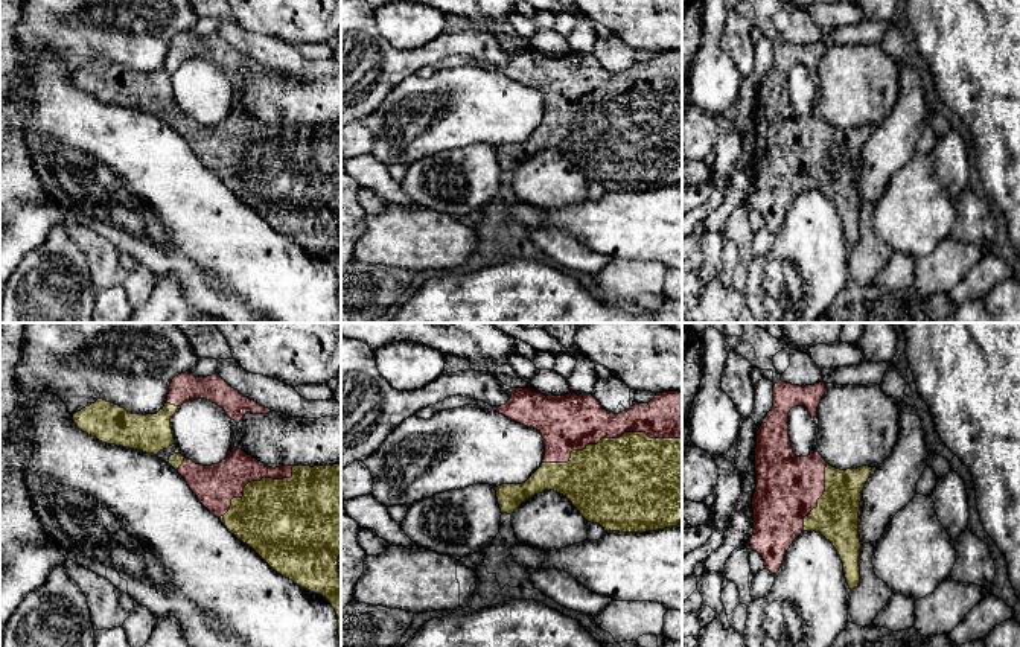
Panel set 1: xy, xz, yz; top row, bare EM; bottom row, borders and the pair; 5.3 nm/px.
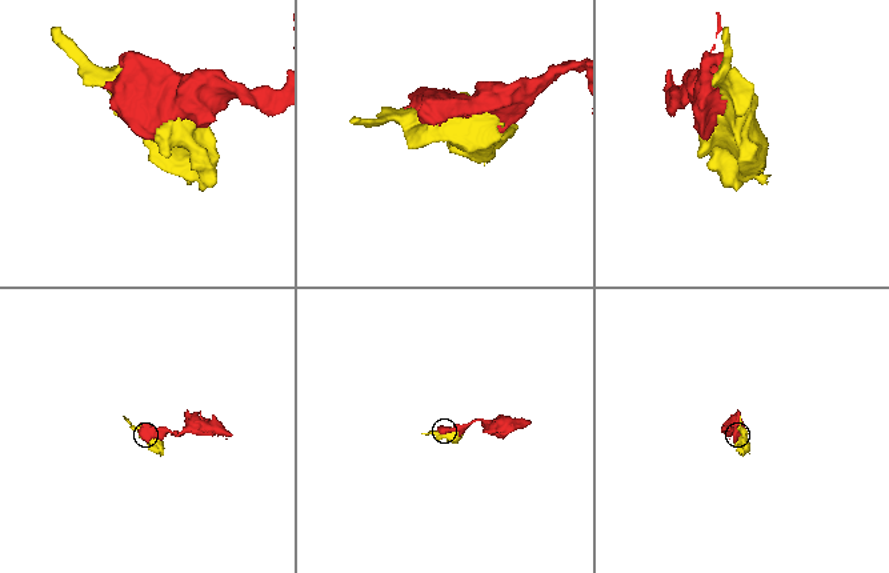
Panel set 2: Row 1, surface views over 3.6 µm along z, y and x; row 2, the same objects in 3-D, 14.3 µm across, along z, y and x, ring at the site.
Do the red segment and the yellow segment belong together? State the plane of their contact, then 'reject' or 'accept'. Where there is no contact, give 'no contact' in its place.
contact in xz; accept

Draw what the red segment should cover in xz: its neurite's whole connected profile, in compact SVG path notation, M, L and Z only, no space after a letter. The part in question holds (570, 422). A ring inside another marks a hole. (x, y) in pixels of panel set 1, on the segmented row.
M525 387L513 388L510 400L492 410L537 429L545 445L540 467L525 483L495 487L501 513L512 515L525 499L554 490L604 531L658 531L682 521L682 393L656 393L649 403L614 414L592 394L545 396Z

